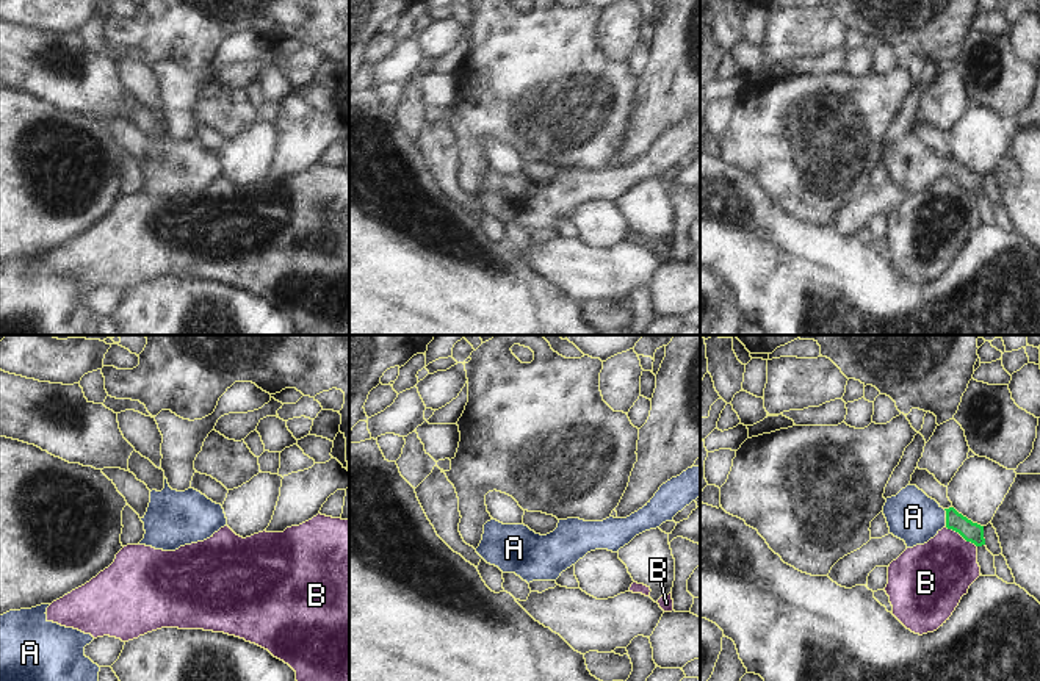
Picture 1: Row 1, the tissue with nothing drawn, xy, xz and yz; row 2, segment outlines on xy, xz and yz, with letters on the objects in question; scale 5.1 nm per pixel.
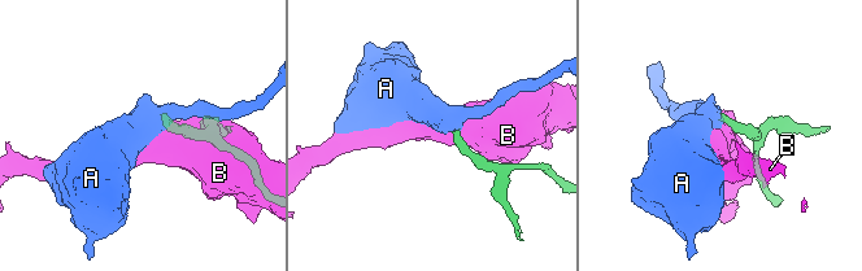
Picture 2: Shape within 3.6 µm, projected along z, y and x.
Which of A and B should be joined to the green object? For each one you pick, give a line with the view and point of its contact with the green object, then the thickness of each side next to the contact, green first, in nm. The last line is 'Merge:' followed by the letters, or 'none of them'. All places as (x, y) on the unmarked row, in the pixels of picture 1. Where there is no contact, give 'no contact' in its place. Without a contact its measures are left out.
A: yz (946, 168) | 100/260 nm
Merge: A

